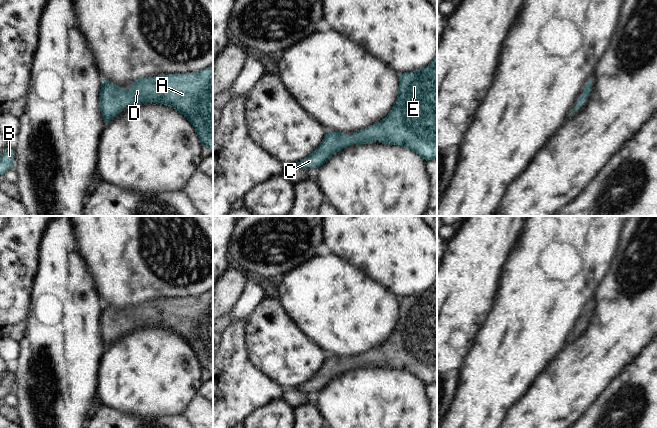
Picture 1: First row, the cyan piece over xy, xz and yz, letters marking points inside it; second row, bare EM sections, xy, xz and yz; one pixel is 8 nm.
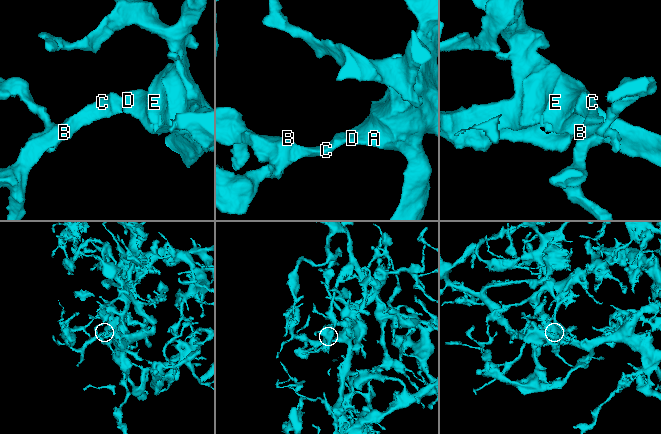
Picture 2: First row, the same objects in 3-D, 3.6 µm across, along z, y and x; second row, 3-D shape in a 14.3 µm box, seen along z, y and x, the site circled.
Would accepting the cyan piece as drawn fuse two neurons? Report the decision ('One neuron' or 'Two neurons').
One neuron.

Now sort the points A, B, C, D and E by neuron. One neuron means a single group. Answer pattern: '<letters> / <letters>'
A B C D E

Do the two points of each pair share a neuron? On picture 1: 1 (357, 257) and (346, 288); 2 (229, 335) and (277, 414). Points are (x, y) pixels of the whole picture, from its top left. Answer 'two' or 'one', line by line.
1: two
2: two

